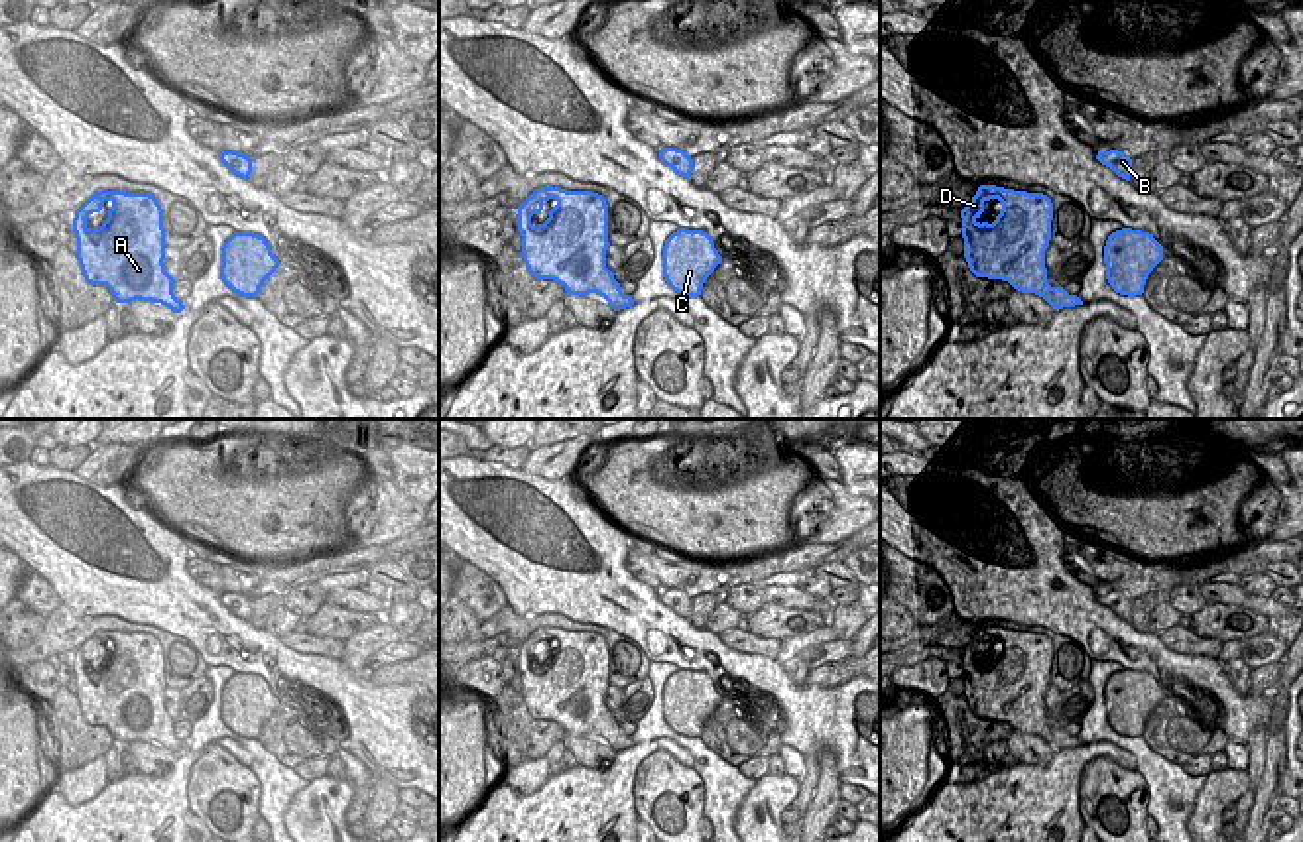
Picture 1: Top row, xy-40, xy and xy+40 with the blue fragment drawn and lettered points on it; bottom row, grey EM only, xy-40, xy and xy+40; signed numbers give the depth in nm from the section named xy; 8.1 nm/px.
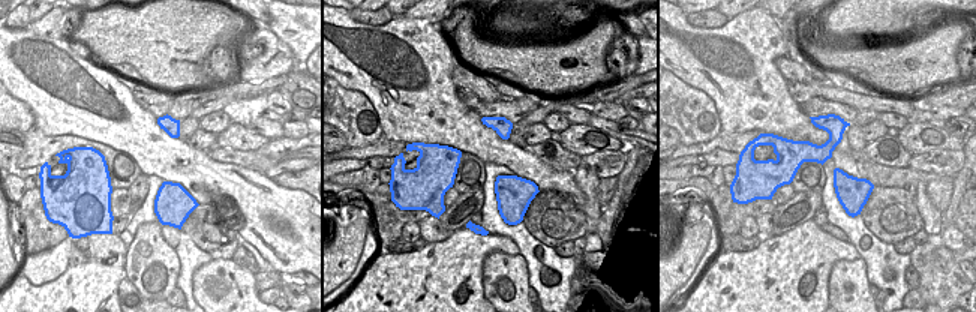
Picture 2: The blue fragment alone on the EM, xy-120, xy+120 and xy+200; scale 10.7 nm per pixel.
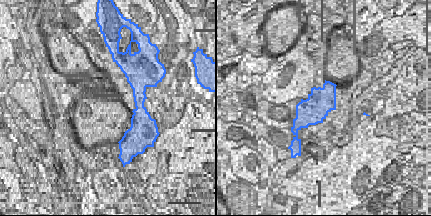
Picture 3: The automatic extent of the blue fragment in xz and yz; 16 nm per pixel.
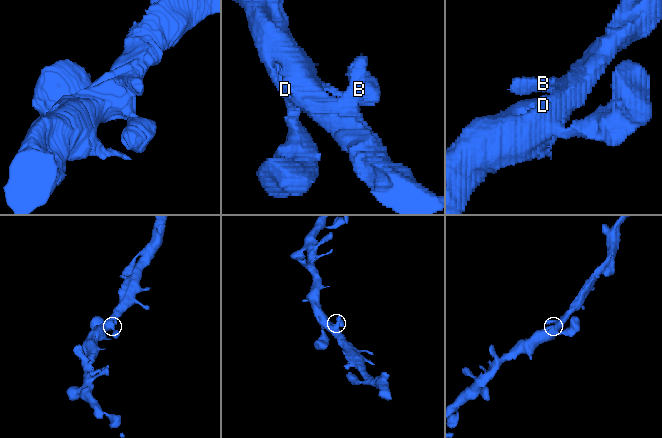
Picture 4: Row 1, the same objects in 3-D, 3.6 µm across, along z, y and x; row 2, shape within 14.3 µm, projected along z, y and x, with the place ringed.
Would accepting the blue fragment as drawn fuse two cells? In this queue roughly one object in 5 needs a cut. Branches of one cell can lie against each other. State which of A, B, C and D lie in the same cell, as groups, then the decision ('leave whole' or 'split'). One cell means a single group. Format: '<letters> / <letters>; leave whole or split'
A B C D; leave whole

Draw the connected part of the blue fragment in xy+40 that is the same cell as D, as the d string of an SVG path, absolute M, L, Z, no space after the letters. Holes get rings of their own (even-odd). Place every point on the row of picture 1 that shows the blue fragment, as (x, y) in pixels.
M980 185L961 218L964 258L976 277L1008 281L1022 293L1043 297L1053 309L1083 305L1077 295L1047 281L1045 250L1053 220L1047 195ZM990 199L998 199L1002 210L992 224L980 224L984 203Z

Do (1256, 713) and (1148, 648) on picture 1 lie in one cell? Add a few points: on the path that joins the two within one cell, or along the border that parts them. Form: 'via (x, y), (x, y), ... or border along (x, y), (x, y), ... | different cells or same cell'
via (1229, 697), (1205, 673), (1176, 665) | same cell

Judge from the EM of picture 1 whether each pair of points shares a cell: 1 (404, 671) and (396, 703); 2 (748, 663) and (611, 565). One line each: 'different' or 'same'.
1: different
2: same

